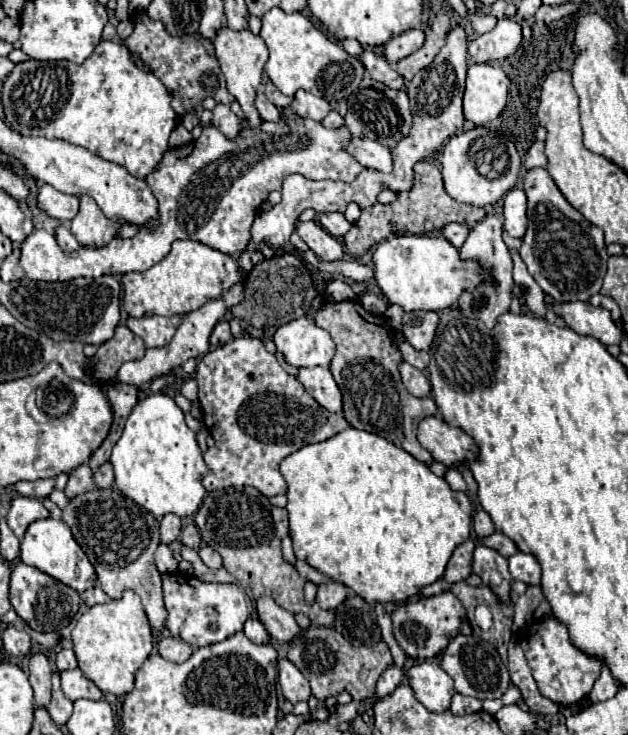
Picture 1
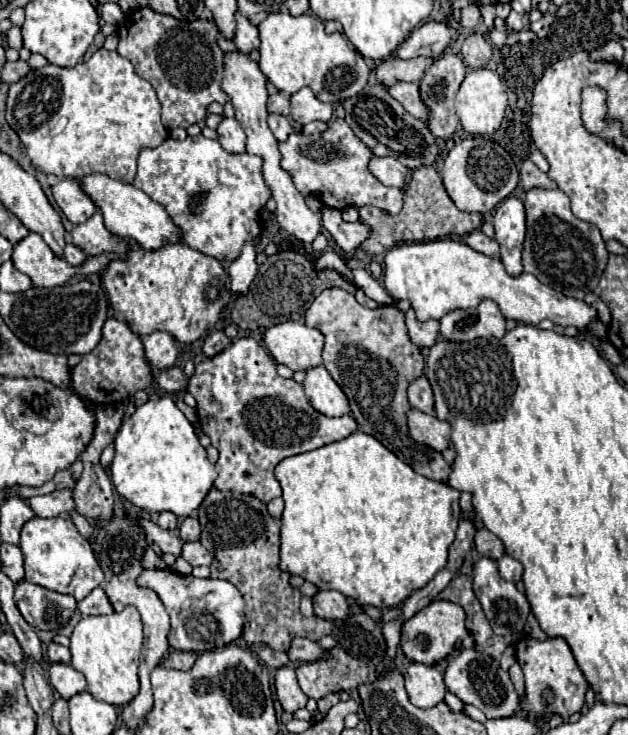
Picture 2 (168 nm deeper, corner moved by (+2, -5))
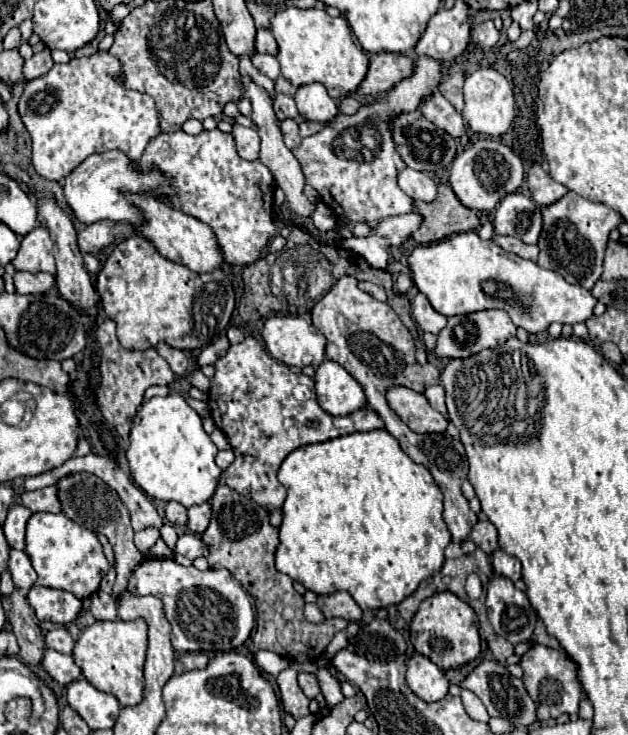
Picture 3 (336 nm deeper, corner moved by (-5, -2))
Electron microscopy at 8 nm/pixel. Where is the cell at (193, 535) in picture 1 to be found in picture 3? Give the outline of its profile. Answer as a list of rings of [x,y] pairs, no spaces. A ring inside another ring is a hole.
[[[205,501],[205,503],[201,503],[201,505],[193,505],[191,509],[189,509],[189,529],[193,531],[193,533],[203,533],[205,529],[207,529],[207,525],[209,525],[209,519],[211,519],[211,503],[209,501]]]

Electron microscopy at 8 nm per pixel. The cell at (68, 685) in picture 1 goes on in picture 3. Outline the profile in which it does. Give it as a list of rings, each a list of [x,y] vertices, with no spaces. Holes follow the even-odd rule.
[[[45,649],[43,651],[43,663],[41,667],[61,685],[69,685],[71,681],[81,677],[81,669],[75,665],[71,655],[63,655],[59,651]]]

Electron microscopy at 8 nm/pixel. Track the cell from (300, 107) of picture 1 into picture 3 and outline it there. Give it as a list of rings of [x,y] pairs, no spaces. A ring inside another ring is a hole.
[[[321,83],[301,85],[295,93],[295,103],[303,119],[329,123],[339,111],[335,99],[327,95],[327,89]]]

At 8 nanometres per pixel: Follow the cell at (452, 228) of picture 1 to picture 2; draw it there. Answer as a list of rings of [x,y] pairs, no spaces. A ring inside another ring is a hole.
[[[474,230],[474,232],[466,234],[462,238],[462,242],[468,244],[468,246],[472,246],[476,252],[486,254],[486,256],[498,256],[498,242],[492,240],[492,238],[488,238],[488,236],[484,236],[482,230]]]

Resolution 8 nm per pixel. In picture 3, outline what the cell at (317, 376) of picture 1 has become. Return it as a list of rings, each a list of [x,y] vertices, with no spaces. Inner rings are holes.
[[[325,359],[315,371],[319,405],[331,415],[351,415],[367,405],[363,387],[335,361]]]

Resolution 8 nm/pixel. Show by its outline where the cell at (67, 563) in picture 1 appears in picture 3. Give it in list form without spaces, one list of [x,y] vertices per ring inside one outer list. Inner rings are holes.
[[[33,513],[27,521],[27,547],[29,555],[39,579],[37,585],[45,585],[51,589],[61,589],[73,593],[77,599],[91,597],[101,579],[109,571],[109,563],[103,555],[103,547],[97,535],[85,527],[79,527],[63,513]]]

